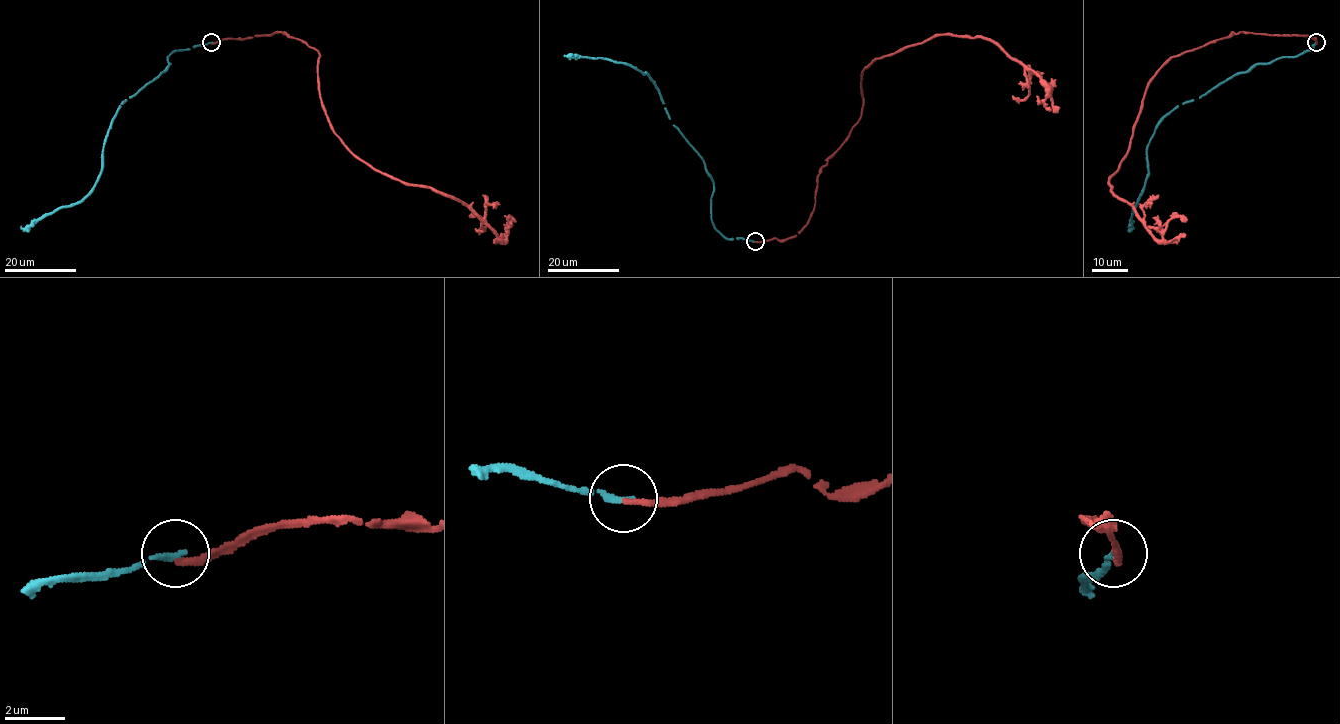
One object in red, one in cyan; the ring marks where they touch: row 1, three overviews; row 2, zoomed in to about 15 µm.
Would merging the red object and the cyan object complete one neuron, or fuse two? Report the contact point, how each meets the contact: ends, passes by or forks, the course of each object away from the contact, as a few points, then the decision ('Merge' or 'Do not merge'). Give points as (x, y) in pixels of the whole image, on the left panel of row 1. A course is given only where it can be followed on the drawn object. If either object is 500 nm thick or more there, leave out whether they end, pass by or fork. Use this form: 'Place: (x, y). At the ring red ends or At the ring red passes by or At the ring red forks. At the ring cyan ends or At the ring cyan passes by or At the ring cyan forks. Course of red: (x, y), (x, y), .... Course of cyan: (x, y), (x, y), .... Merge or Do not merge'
Place: (211, 42). At the ring red ends. At the ring cyan ends. Course of red: (211, 43), (278, 32), (297, 38), (318, 52), (321, 106), (353, 154), (463, 201), (502, 240), (514, 220). Course of cyan: (211, 43), (175, 50), (162, 72), (118, 108), (103, 145), (101, 172), (81, 200), (21, 226). Merge

